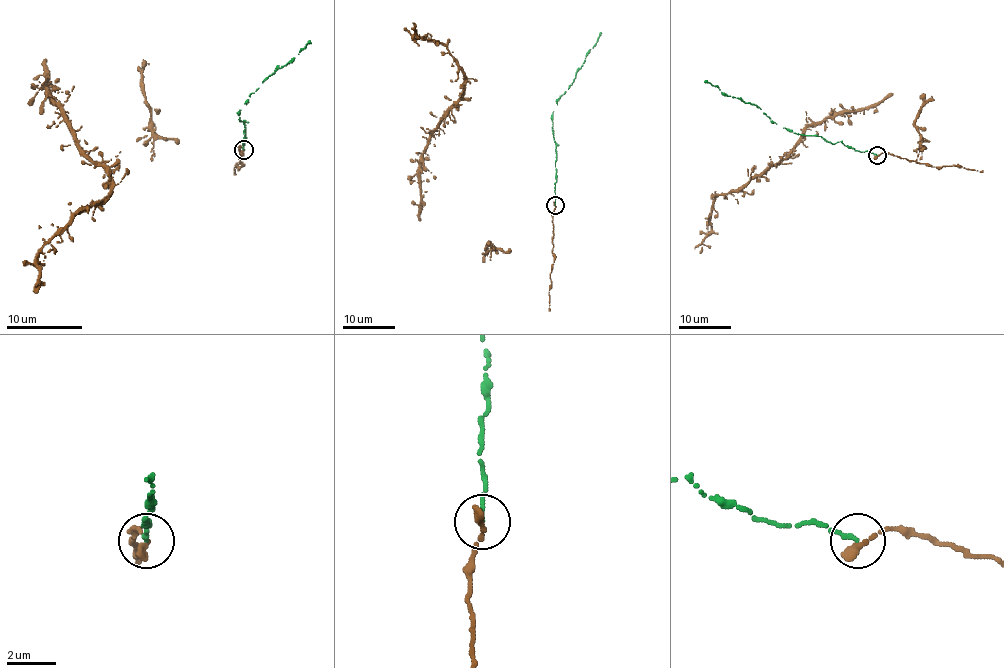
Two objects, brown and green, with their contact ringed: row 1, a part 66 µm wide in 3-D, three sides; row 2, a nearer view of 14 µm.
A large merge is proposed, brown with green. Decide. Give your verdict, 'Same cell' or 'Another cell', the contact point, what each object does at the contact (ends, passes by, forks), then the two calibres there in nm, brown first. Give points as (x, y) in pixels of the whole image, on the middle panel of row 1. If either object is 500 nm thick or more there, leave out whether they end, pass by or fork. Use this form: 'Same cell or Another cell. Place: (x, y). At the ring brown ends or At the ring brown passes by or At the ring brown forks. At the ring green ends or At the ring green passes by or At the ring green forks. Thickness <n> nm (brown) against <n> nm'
Same cell. Place: (555, 205). At the ring brown ends. At the ring green ends. Thickness 380 nm (brown) against 200 nm

